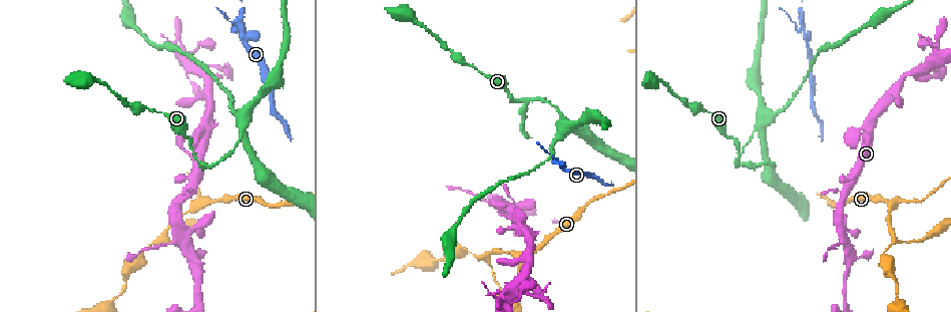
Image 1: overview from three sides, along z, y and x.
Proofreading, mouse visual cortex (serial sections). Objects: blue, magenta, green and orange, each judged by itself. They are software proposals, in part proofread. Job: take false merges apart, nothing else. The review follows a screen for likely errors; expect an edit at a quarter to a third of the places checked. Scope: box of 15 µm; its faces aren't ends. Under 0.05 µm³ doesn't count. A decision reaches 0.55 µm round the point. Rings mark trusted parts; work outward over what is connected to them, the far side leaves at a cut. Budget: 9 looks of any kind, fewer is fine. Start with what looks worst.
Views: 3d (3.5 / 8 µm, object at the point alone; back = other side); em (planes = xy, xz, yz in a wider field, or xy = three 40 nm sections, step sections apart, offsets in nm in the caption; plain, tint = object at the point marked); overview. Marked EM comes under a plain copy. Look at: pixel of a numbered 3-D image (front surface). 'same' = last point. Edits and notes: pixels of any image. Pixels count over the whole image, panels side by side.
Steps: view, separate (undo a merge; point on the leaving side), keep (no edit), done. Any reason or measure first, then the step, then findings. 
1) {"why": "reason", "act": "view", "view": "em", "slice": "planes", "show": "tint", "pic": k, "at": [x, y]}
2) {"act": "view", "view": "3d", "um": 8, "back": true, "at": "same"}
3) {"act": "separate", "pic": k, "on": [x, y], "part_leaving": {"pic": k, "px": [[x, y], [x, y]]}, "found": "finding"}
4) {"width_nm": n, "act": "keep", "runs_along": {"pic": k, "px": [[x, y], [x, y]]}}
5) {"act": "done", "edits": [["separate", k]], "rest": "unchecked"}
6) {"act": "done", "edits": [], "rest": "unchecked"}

{"why": "sharp bend", "act": "view", "view": "3d", "um": 3.5, "pic": 1, "at": [562, 166]}

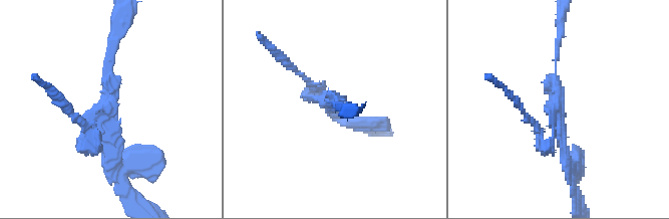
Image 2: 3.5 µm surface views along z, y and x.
{"why": "now the EM", "act": "view", "view": "em", "slice": "xy", "step": 2, "show": "tint", "pic": 2, "at": [107, 121]}

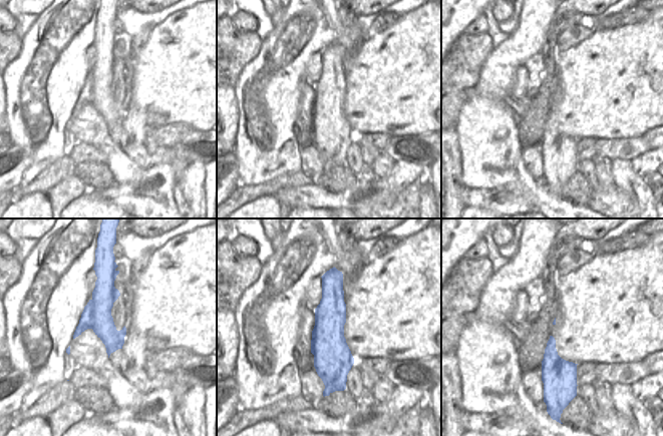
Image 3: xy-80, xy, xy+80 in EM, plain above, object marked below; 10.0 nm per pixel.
{"width_nm": 360, "act": "separate", "pic": 2, "on": [77, 120], "part_leaving": {"pic": 2, "px": [[97, 117], [87, 147], [93, 132], [66, 106]]}, "found": "a second cell is stuck on"}

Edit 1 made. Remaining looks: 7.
{"act": "view", "view": "overview"}

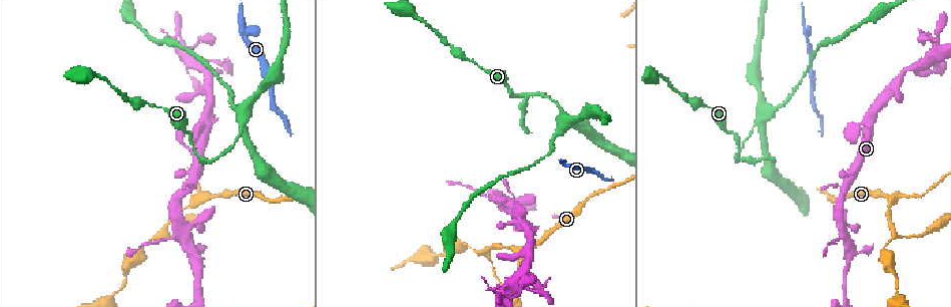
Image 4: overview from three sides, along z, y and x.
{"why": "arms part here", "act": "view", "view": "3d", "um": 8, "pic": 4, "at": [525, 94]}

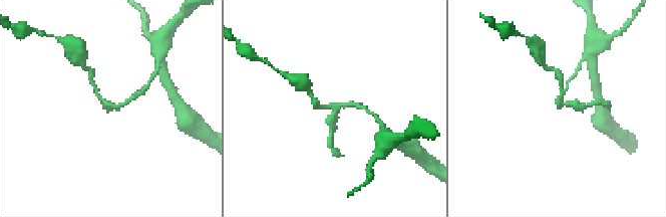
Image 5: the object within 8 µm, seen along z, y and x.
{"act": "view", "view": "em", "slice": "xy", "step": 2, "show": "tint", "pic": 5, "at": [107, 103]}

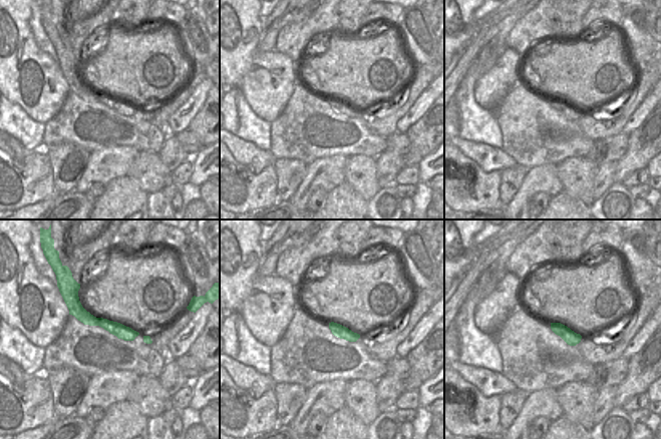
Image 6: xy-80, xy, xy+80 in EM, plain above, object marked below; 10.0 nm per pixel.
{"act": "keep", "runs_along": {"pic": 6, "px": [[67, 300], [87, 319], [134, 334]]}, "found": "continuous, no second cell"}

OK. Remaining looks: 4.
{"why": "a fork", "act": "view", "view": "3d", "um": 8, "pic": 4, "at": [241, 119]}

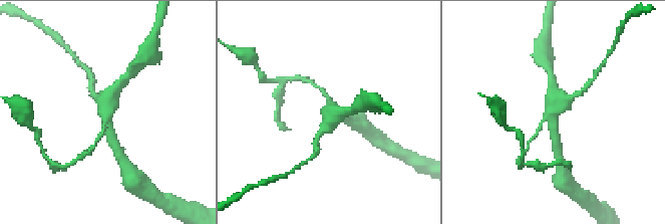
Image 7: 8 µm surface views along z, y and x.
{"act": "view", "view": "3d", "um": 3.5, "pic": 7, "at": [108, 109]}

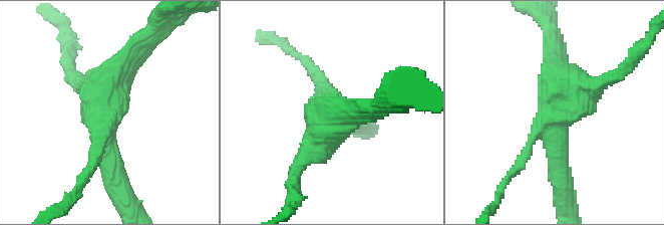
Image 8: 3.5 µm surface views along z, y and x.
{"act": "keep", "runs_along": {"pic": 8, "px": [[99, 149], [102, 96], [138, 43]]}, "found": "one cell here"}

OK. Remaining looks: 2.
{"act": "done", "edits": [["separate", 2]], "rest": "unchecked"}

